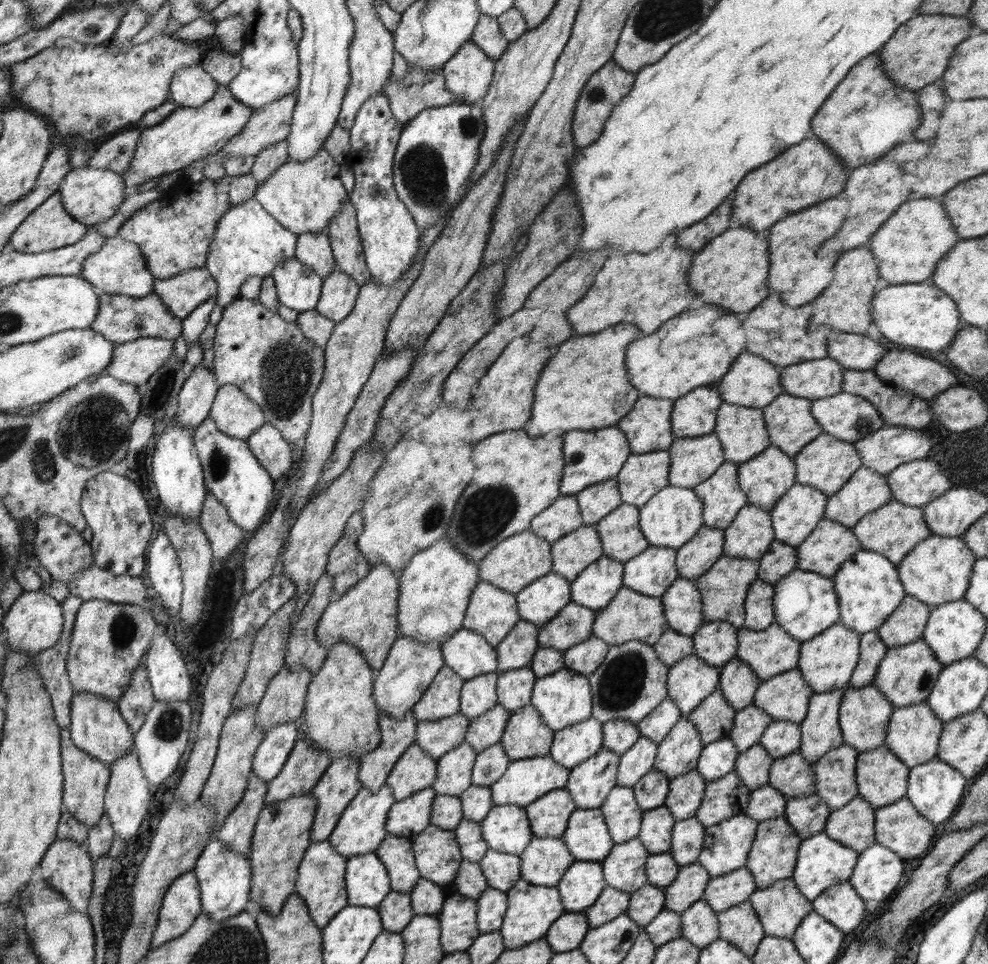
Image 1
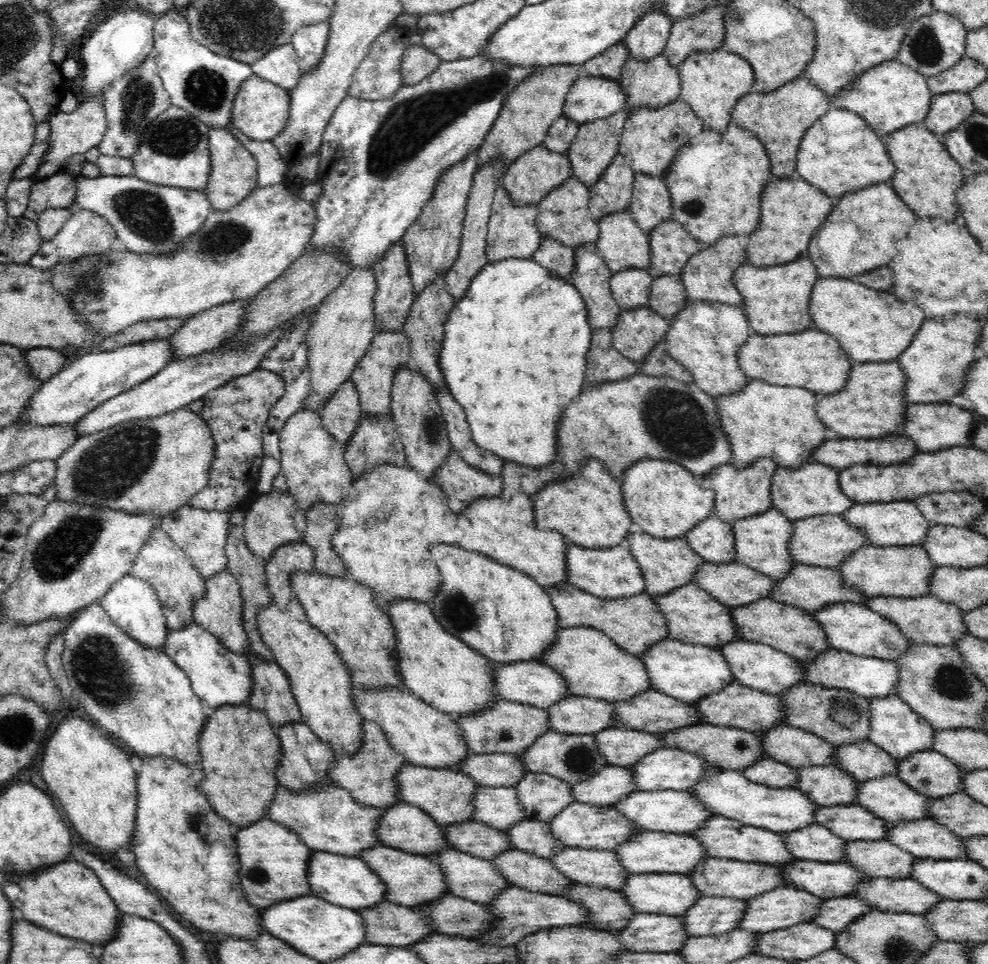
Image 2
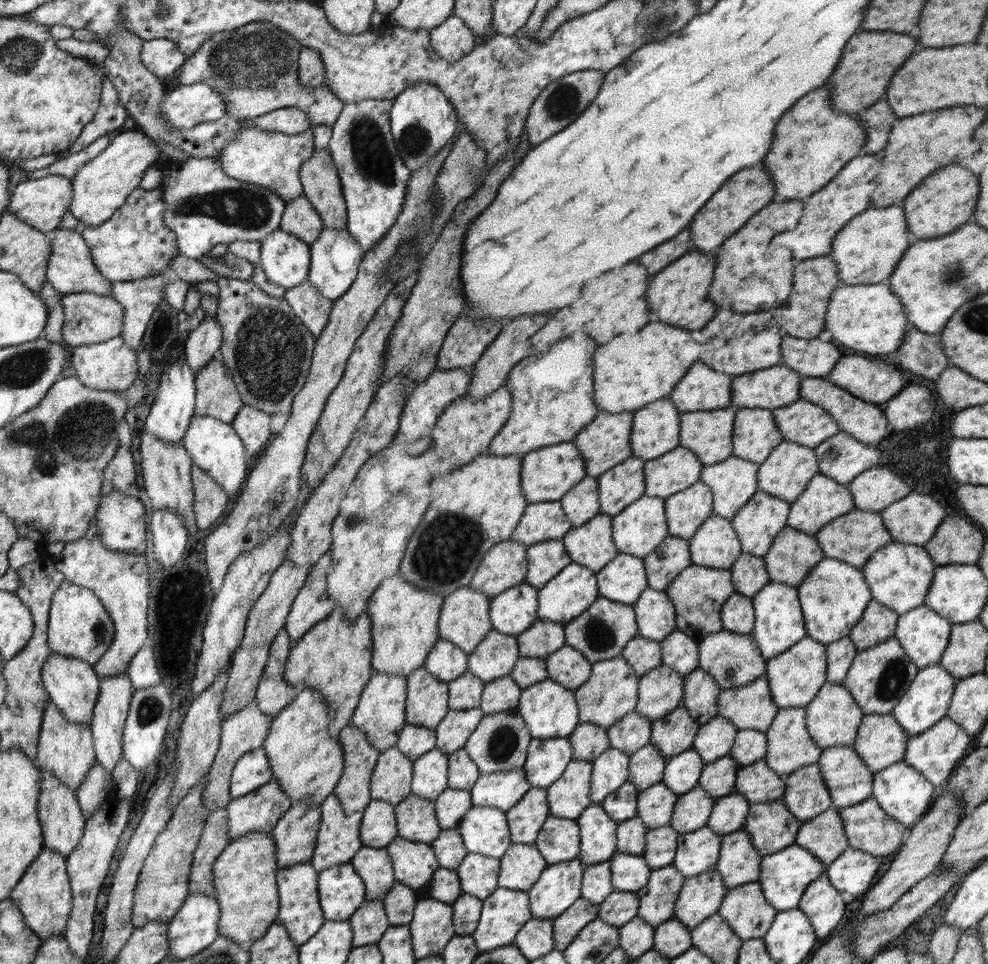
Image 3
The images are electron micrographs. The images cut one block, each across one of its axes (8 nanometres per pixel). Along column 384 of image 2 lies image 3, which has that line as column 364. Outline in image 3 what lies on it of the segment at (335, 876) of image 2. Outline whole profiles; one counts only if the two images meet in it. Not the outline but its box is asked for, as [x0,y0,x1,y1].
[318,863,366,920]

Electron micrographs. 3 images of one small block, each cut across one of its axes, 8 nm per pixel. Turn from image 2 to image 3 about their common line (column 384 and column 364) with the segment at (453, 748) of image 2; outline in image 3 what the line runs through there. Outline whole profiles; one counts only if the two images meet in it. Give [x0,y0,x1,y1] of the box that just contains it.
[351,672,407,752]

